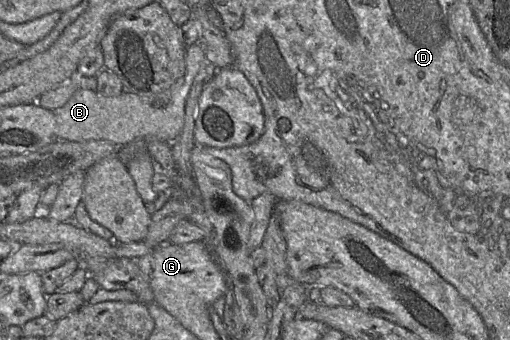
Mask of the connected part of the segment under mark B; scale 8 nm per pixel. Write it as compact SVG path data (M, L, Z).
M199 42L186 48L185 74L171 88L169 101L164 106L157 106L133 93L123 92L118 96L108 97L97 91L80 88L80 78L83 76L76 73L63 85L42 94L34 103L54 112L55 139L58 140L106 140L124 146L138 139L156 138L173 143L182 132L186 101L205 60L205 50Z

